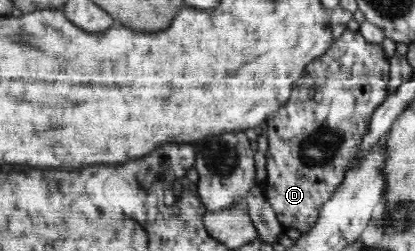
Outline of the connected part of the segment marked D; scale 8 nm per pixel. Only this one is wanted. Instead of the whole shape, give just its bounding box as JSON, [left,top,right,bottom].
[262,29,390,232]

